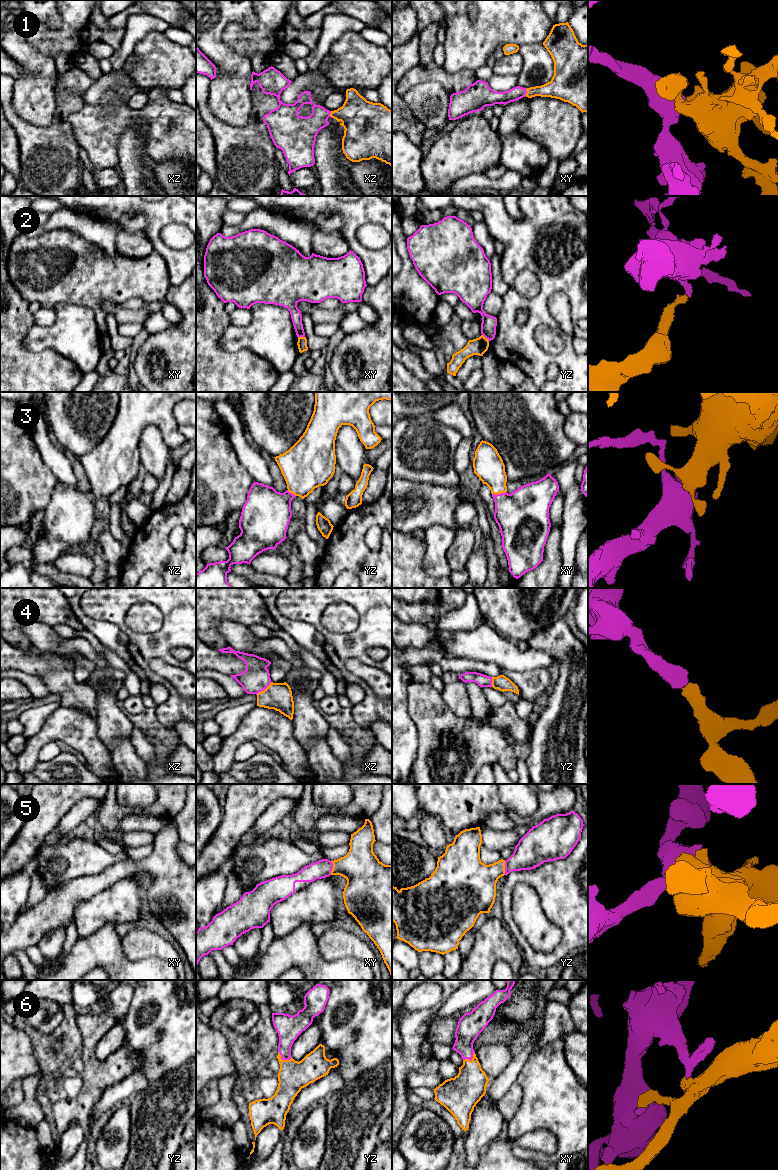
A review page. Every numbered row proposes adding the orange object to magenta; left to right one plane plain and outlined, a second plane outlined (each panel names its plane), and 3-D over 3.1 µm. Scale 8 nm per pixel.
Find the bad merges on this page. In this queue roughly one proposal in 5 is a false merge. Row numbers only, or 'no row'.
2

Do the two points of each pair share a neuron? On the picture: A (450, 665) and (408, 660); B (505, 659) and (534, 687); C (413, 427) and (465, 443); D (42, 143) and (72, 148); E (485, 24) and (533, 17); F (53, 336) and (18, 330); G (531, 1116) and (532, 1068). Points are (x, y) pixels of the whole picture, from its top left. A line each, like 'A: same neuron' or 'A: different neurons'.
A: same neuron
B: different neurons
C: different neurons
D: same neuron
E: same neuron
F: different neurons
G: same neuron

